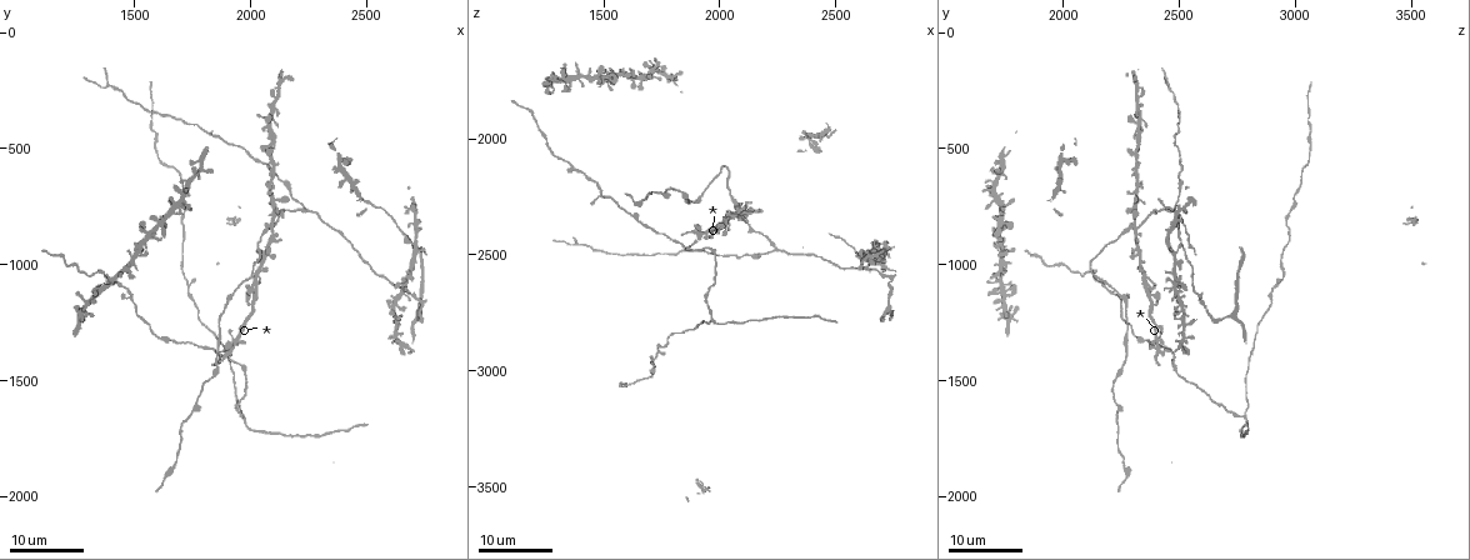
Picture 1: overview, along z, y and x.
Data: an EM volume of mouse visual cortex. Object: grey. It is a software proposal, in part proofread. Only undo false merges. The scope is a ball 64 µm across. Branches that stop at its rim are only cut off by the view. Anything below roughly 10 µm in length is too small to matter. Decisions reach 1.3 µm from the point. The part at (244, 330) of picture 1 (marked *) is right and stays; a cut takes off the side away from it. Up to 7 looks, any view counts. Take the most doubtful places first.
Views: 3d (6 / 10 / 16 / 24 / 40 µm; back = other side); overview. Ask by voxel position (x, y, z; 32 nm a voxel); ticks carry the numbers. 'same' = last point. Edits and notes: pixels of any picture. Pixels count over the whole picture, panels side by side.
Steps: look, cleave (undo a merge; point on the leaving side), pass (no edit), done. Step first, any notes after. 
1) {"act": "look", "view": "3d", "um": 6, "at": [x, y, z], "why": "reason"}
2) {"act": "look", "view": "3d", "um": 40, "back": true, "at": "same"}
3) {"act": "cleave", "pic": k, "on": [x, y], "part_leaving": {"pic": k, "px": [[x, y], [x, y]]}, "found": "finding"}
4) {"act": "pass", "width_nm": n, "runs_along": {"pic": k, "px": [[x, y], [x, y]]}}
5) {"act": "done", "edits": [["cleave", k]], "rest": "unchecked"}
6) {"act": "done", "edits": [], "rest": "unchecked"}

{"act": "look", "view": "3d", "um": 24, "at": [2100, 840, 2310], "why": "four-way junction"}

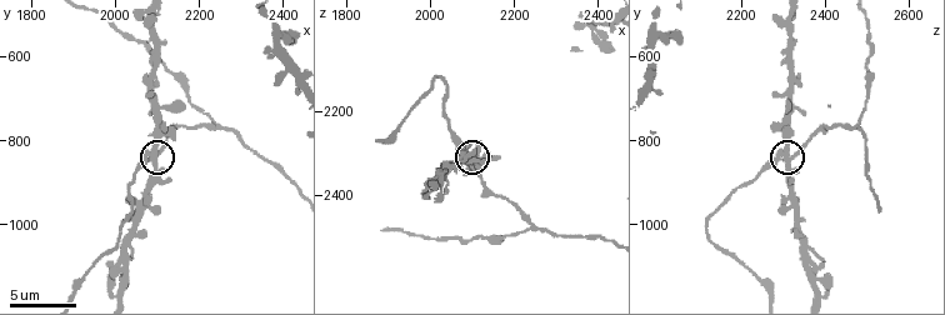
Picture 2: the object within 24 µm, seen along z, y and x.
{"act": "look", "view": "3d", "um": 6, "at": [2090, 840, 2320]}

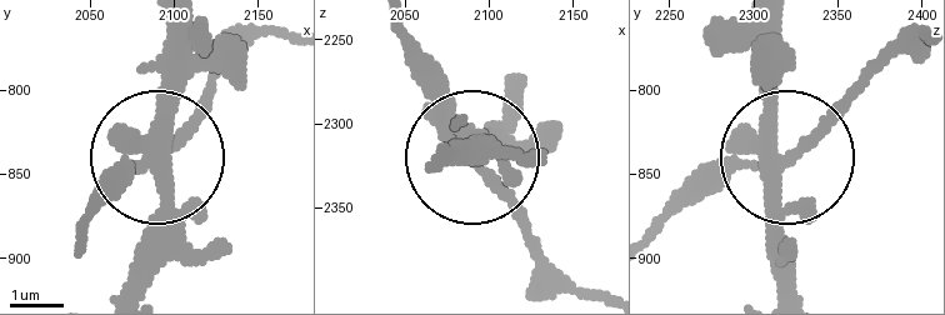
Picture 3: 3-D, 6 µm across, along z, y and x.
{"act": "pass", "width_nm": 340, "runs_along": {"pic": 3, "px": [[125, 281], [160, 165], [84, 223]]}, "found": "one neuron here"}

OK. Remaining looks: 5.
{"act": "look", "view": "3d", "um": 24, "at": [1970, 1650, 2780], "why": "three-way junction"}

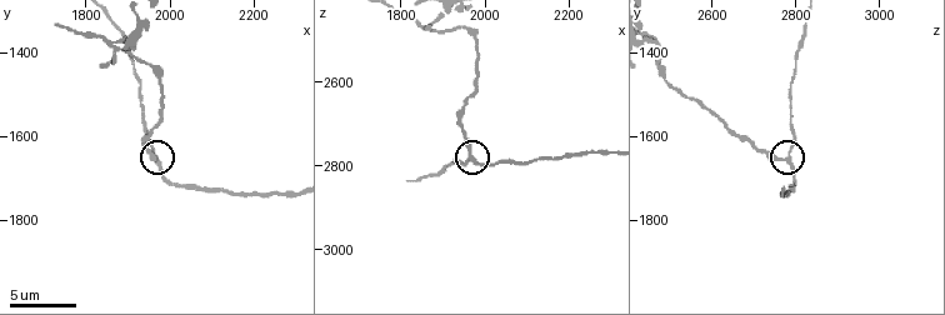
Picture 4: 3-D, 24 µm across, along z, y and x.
{"act": "look", "view": "3d", "um": 6, "at": [1970, 1655, 2785]}

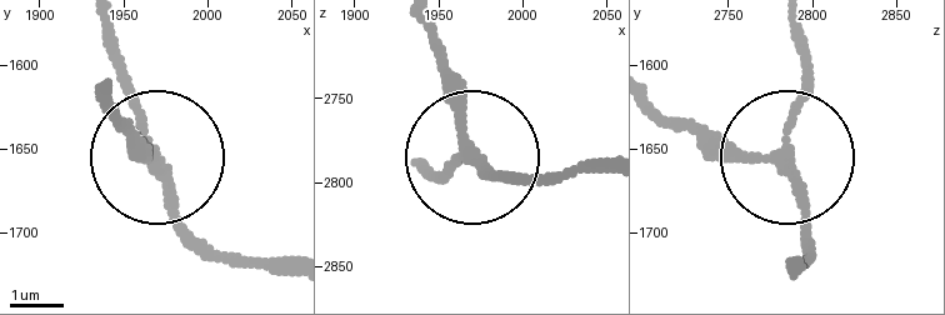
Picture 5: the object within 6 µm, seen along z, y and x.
{"act": "look", "view": "3d", "um": 6, "back": true, "at": [1968, 1654, 2784]}

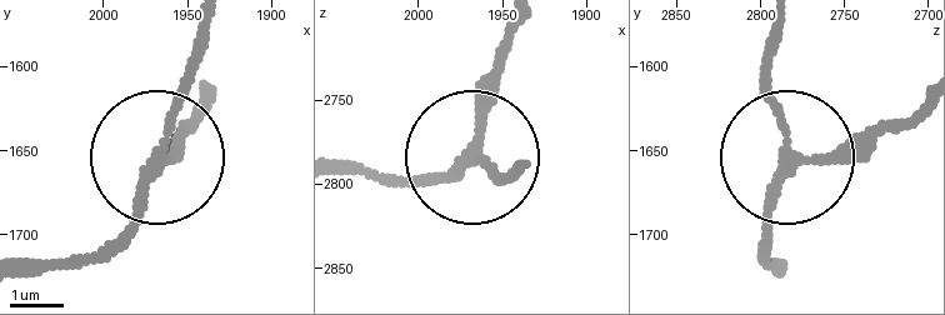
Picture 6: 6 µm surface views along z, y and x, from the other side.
{"act": "pass", "runs_along": {"pic": 6, "px": [[515, 26], [474, 165], [403, 174]]}, "found": "continuous, no second neuron"}

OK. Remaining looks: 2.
{"act": "look", "view": "3d", "um": 6, "at": [1860, 1385, 2475], "why": "four arms meet"}

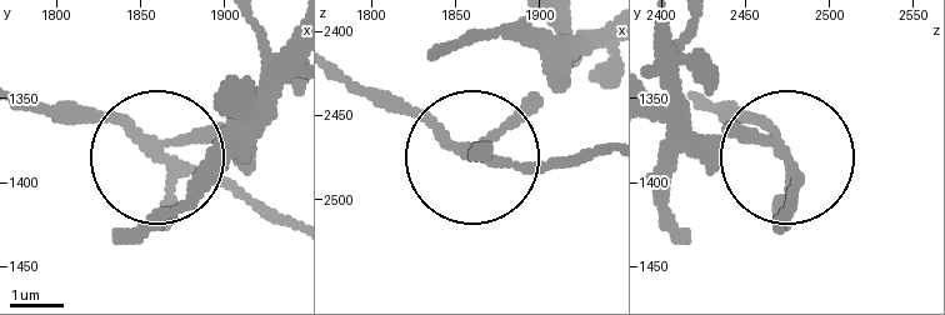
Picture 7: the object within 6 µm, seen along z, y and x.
{"act": "pass", "width_nm": 180, "runs_along": {"pic": 7, "px": [[651, 65], [691, 119], [776, 150], [723, 109]]}, "found": "one neuron here"}

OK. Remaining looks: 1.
{"act": "done", "edits": [], "rest": "unchecked"}

